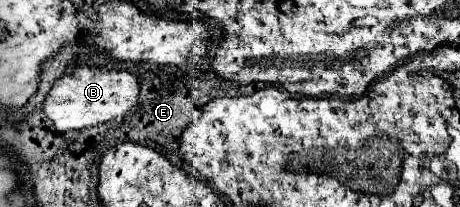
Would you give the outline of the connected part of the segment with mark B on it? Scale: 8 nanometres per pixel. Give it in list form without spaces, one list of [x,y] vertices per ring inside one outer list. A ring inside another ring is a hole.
[[[80,66],[70,76],[62,76],[54,82],[50,94],[46,96],[44,112],[54,122],[58,132],[80,130],[124,118],[138,104],[138,96],[140,86],[134,74],[126,70],[100,70]]]

